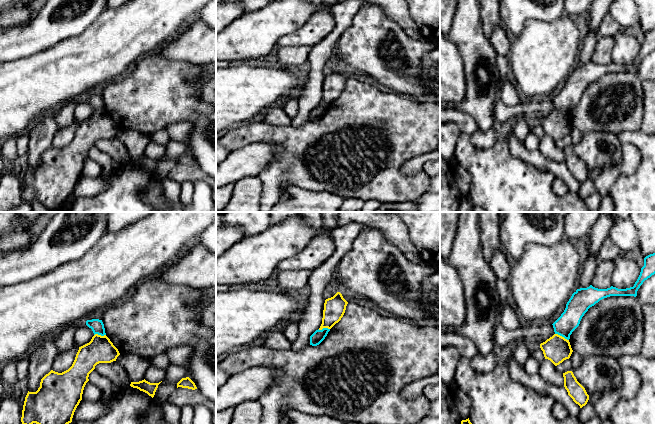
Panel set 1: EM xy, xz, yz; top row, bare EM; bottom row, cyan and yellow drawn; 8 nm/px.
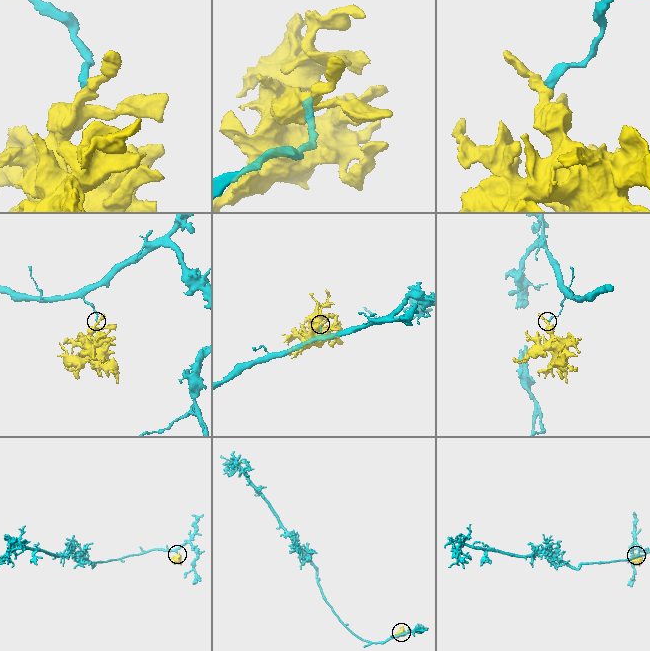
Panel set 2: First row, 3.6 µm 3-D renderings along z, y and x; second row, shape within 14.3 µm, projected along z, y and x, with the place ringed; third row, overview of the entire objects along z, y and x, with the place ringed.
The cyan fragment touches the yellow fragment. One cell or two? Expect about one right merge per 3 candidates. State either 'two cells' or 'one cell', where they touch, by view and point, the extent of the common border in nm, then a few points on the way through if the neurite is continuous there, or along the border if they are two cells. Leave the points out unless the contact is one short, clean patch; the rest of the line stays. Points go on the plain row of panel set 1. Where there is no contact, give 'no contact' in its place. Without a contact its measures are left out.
two cells | yz (562, 112) | 130 nm | along yz (555, 109), (568, 116)

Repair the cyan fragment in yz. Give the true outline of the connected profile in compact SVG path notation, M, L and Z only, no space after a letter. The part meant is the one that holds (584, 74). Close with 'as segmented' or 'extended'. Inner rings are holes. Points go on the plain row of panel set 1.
M655 29L644 34L644 42L633 63L618 65L611 62L598 65L590 61L577 65L566 80L561 92L552 100L555 110L569 116L572 108L579 102L580 97L588 85L600 76L610 72L637 72L637 67L645 56L655 50Z | as segmented

